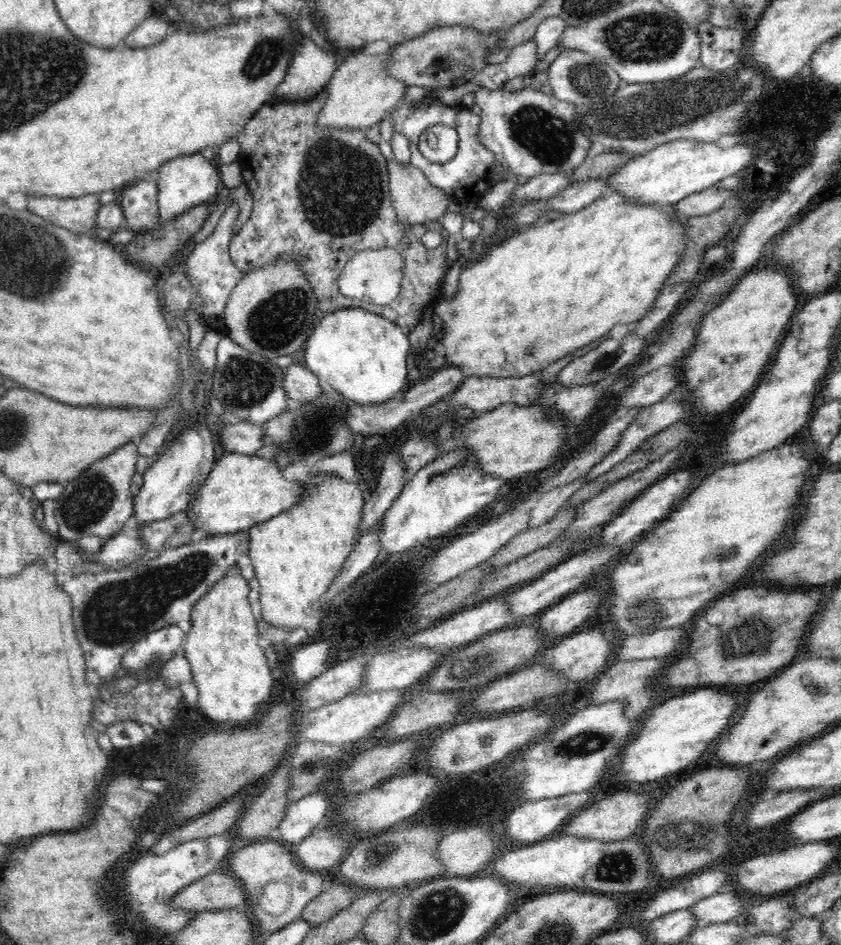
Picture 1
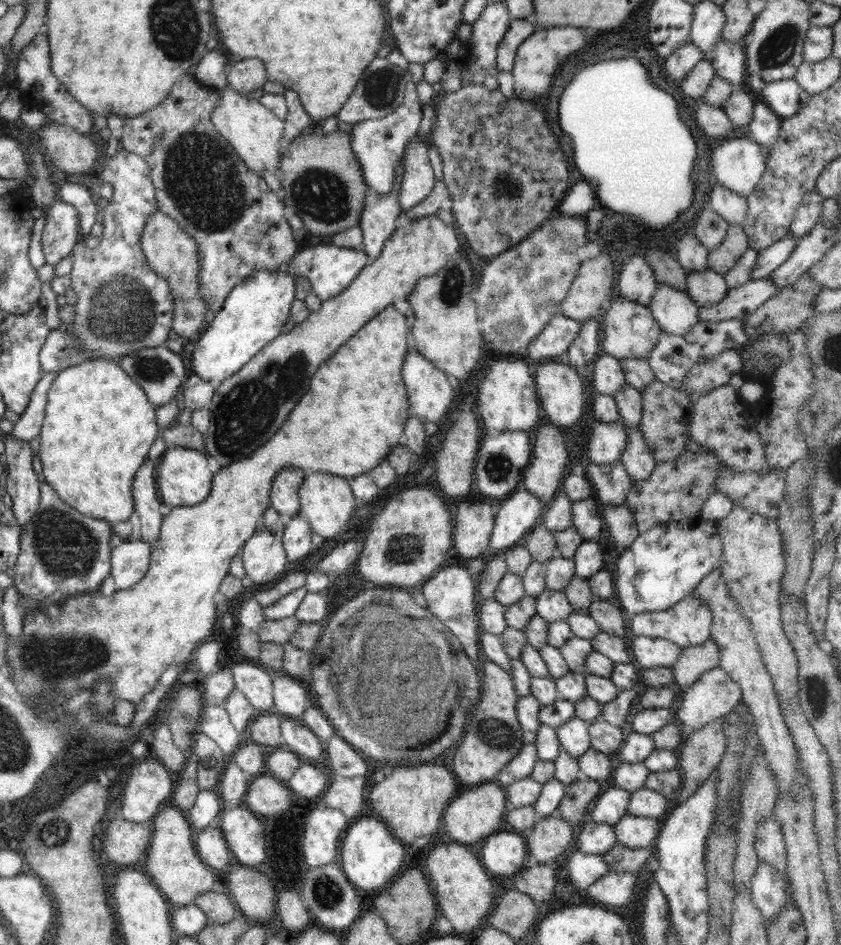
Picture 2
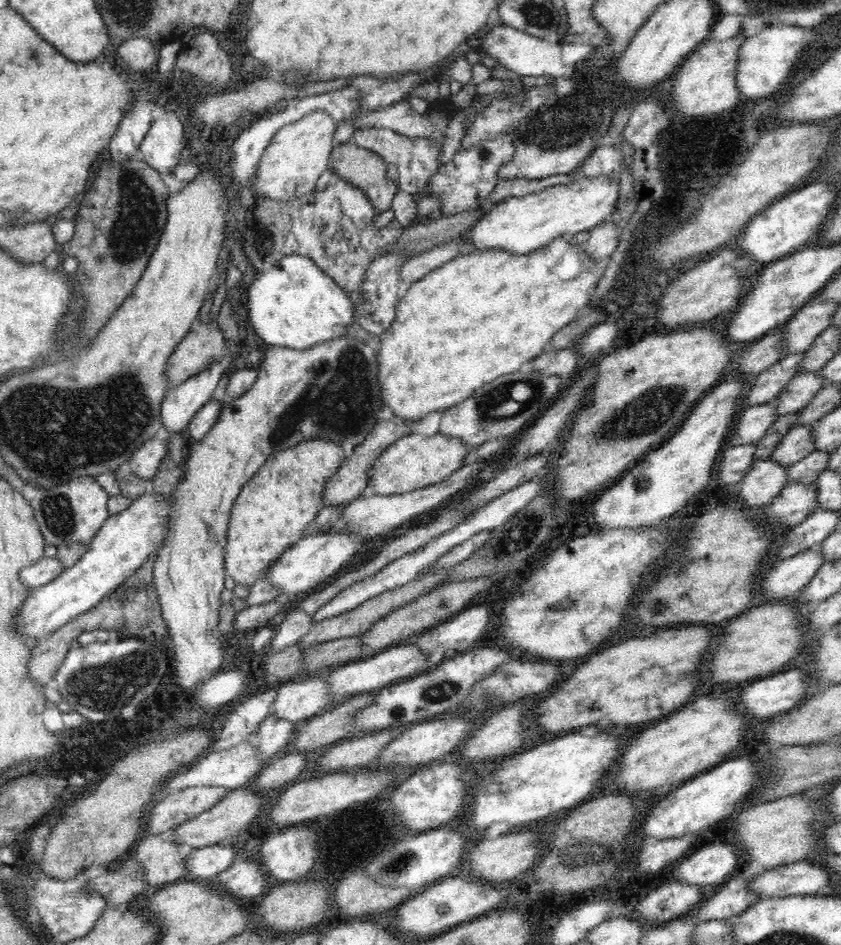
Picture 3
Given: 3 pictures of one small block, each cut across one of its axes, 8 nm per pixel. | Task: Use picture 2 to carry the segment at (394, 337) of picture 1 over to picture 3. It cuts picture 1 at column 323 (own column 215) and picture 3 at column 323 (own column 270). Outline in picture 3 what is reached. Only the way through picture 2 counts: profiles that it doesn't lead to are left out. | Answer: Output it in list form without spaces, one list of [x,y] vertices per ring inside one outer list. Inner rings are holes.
[[[283,256],[256,274],[248,289],[248,316],[254,330],[269,345],[305,349],[346,334],[352,324],[354,303],[336,281],[311,258]]]

